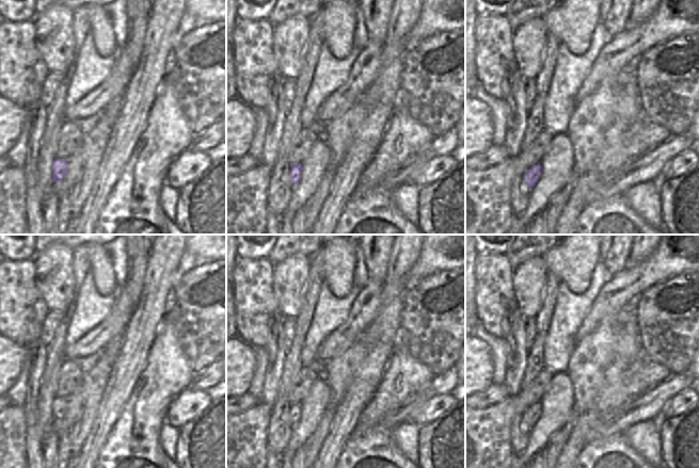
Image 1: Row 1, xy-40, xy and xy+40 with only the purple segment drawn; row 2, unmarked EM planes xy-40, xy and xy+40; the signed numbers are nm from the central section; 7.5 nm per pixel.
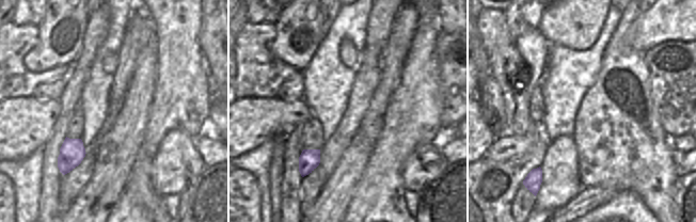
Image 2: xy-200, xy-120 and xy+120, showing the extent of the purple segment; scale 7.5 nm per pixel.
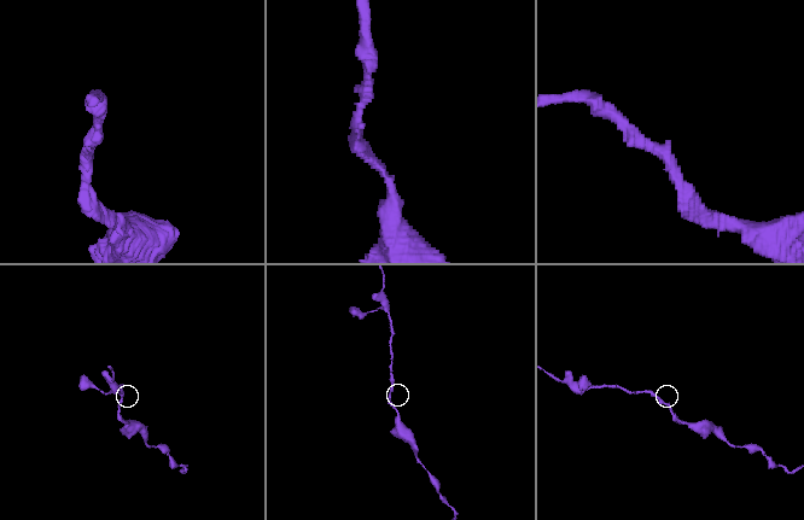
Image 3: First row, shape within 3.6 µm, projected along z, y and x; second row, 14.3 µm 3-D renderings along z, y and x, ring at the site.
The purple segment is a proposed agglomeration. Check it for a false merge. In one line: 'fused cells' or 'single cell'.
single cell

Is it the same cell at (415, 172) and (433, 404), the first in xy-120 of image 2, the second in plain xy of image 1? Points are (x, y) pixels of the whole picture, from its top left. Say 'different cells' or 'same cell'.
same cell

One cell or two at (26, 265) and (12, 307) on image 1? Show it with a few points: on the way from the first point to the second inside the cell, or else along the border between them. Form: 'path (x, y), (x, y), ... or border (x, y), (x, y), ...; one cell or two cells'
path (18, 276), (16, 278), (16, 296); one cell

